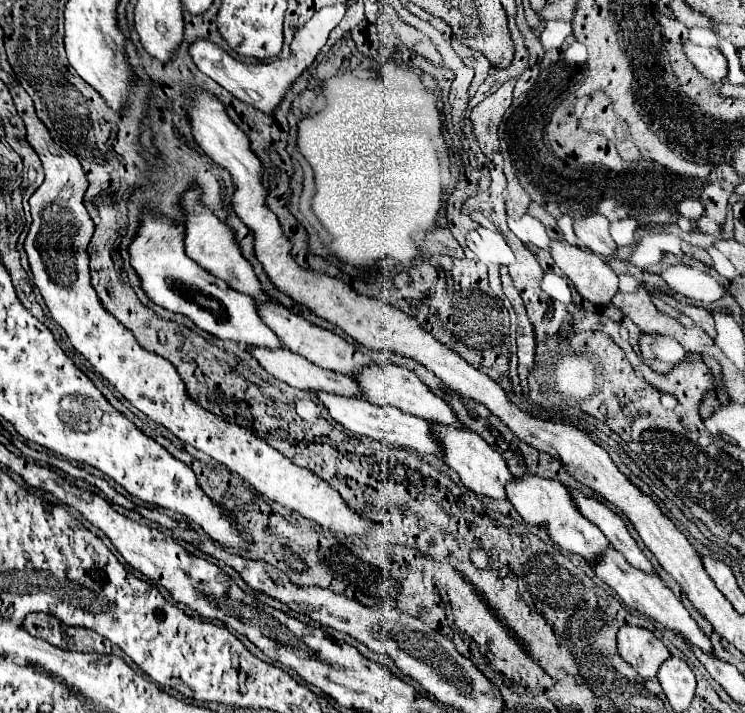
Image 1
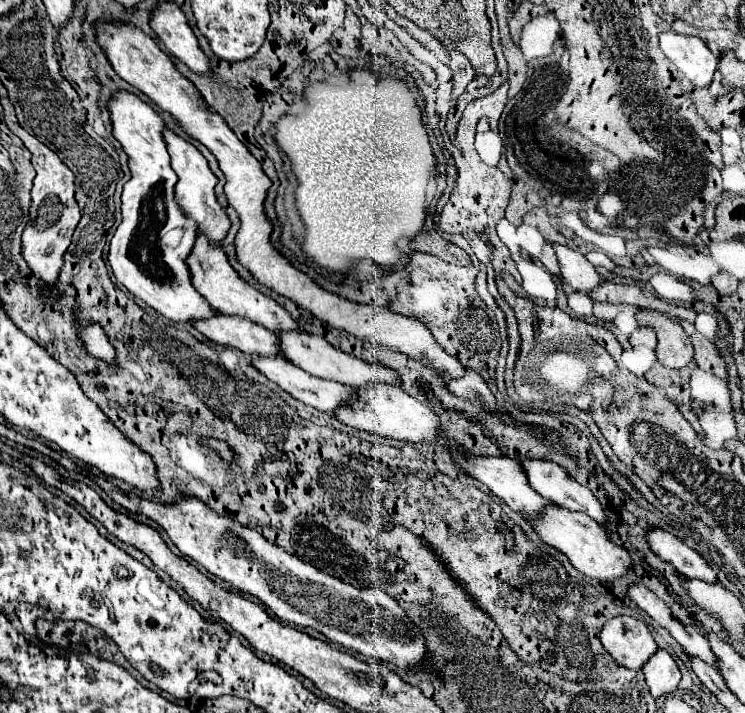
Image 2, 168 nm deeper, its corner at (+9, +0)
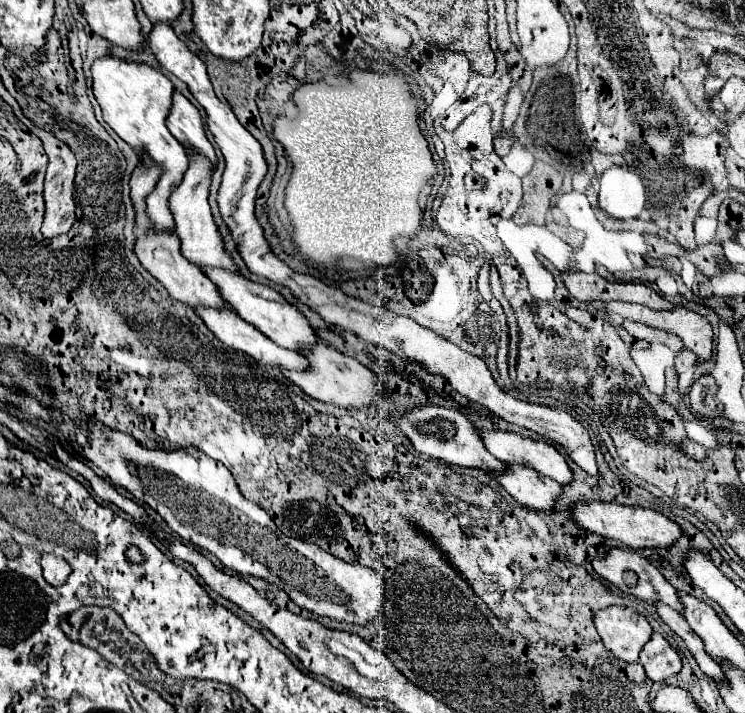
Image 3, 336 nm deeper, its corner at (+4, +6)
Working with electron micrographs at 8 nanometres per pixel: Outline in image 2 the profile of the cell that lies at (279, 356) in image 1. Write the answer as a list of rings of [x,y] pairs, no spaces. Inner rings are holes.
[[[217,315],[205,321],[197,321],[195,329],[201,331],[209,341],[239,349],[245,355],[281,355],[281,347],[277,343],[277,337],[263,329],[261,325],[255,325],[247,319],[233,317],[233,315]]]

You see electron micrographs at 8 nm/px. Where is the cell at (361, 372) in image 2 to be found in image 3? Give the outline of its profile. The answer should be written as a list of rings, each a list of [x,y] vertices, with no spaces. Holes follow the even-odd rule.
[[[202,269],[202,273],[216,285],[222,299],[226,303],[230,303],[230,307],[244,321],[250,321],[254,327],[258,327],[266,337],[270,337],[280,347],[296,351],[298,345],[320,343],[320,339],[314,335],[314,329],[308,325],[306,317],[302,317],[302,313],[294,305],[290,305],[276,289],[272,289],[268,285],[262,285],[262,283],[254,283],[254,281],[250,281],[242,275],[230,273],[226,269]]]

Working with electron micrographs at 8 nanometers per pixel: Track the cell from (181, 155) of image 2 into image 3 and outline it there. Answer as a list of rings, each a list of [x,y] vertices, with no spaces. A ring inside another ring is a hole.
[[[174,91],[170,117],[166,117],[166,127],[182,145],[194,145],[212,161],[212,165],[216,165],[216,153],[206,137],[200,111],[180,91]]]

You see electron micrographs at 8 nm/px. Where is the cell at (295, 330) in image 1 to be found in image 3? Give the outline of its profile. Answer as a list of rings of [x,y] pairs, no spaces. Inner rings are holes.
[[[186,147],[186,155],[190,159],[186,177],[182,177],[182,181],[178,181],[178,185],[174,185],[174,193],[170,193],[170,211],[174,213],[176,233],[182,241],[182,255],[196,267],[212,265],[212,267],[222,267],[222,269],[236,273],[232,257],[224,251],[222,237],[218,233],[218,227],[212,219],[212,211],[208,205],[208,185],[210,185],[212,165],[194,147]]]

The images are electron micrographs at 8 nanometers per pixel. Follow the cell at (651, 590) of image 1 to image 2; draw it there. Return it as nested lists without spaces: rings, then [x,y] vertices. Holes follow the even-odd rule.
[[[551,505],[551,507],[547,507],[539,517],[525,517],[525,519],[533,525],[533,529],[539,533],[539,537],[541,537],[547,545],[551,545],[551,547],[559,549],[561,553],[565,553],[567,559],[571,561],[571,565],[573,565],[579,573],[583,573],[583,575],[587,575],[587,577],[591,577],[591,579],[599,579],[599,581],[603,581],[603,583],[617,581],[617,579],[625,577],[627,571],[629,571],[631,565],[633,565],[631,555],[629,555],[623,547],[615,545],[615,543],[609,539],[607,531],[605,531],[601,525],[597,525],[597,523],[595,523],[589,515],[585,515],[585,513],[571,513],[571,511],[565,511],[565,509],[559,507],[559,505]]]

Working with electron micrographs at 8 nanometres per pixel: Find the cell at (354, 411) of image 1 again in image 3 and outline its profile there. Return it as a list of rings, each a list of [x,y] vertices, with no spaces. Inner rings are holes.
[[[196,305],[194,311],[198,313],[198,317],[204,321],[204,325],[216,335],[216,339],[220,339],[224,345],[236,349],[236,351],[244,351],[246,355],[254,357],[258,363],[264,365],[272,365],[272,367],[286,367],[290,371],[302,371],[306,369],[306,359],[300,357],[296,351],[284,349],[280,345],[276,345],[274,341],[270,341],[266,335],[262,335],[254,325],[246,323],[242,317],[238,317],[232,309],[222,309],[222,307],[204,307],[204,305]]]

